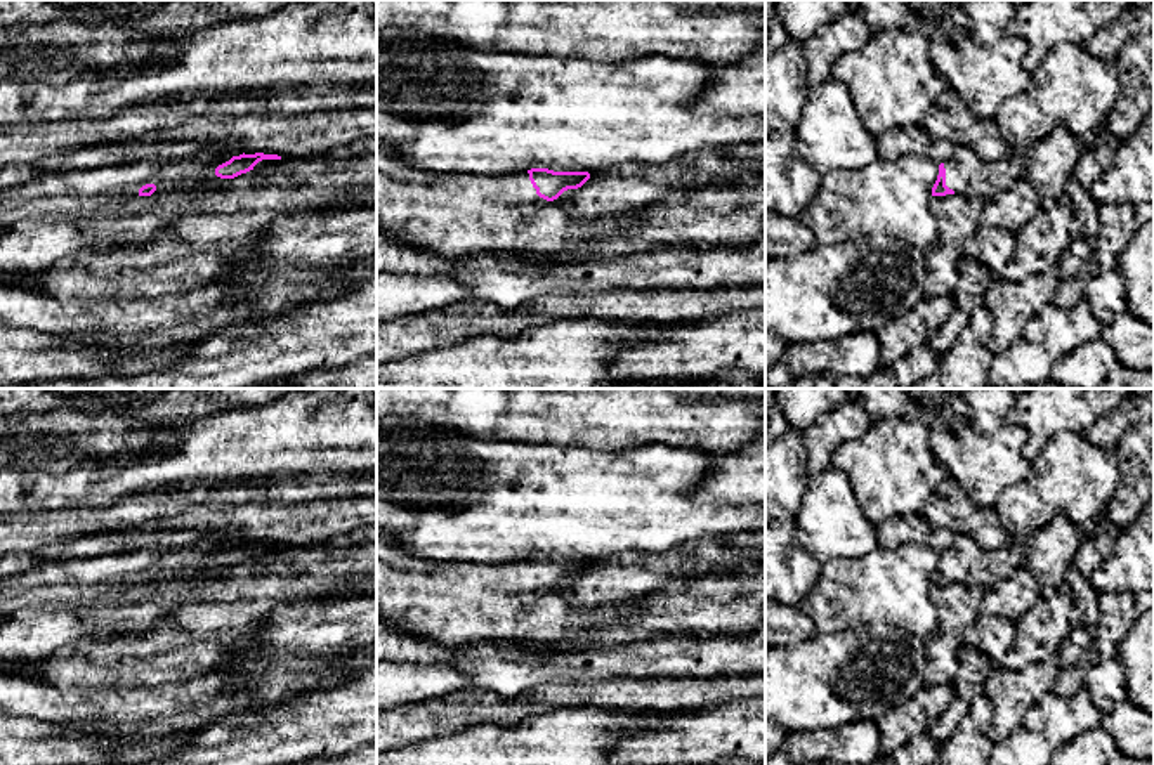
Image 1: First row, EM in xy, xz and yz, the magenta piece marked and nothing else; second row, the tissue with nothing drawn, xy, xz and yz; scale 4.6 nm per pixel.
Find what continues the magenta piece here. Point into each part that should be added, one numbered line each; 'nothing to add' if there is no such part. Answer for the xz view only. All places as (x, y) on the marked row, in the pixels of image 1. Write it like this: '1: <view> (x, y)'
1: xz (462, 214)

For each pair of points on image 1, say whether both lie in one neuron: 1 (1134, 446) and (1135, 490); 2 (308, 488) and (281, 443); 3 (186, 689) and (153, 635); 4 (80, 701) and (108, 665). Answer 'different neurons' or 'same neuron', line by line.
1: same neuron
2: different neurons
3: different neurons
4: different neurons

